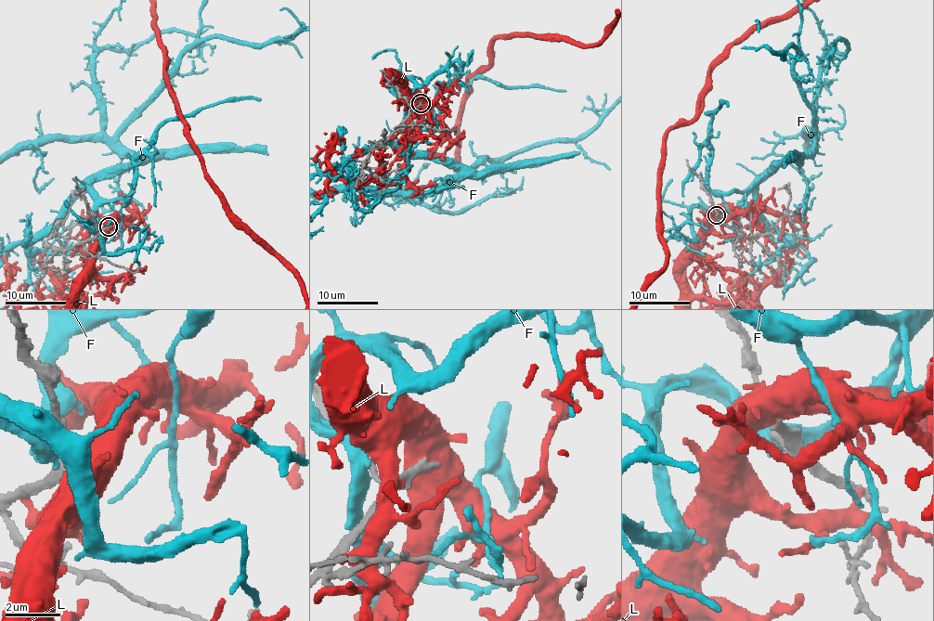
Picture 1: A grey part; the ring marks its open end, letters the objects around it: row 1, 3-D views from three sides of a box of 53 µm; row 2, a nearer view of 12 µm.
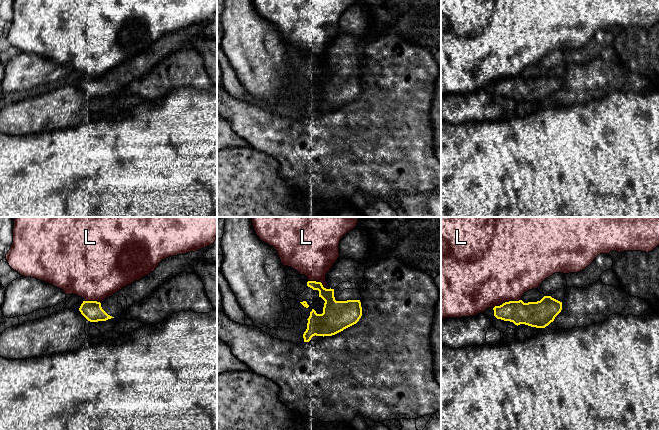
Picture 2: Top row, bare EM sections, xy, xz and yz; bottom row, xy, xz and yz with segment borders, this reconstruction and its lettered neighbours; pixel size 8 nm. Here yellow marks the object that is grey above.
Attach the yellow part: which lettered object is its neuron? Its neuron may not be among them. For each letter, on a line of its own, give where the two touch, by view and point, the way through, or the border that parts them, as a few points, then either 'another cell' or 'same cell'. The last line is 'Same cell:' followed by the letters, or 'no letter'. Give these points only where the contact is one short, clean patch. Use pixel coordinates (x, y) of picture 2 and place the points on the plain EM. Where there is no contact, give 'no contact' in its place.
F: no contact | another cell
L: yz (506, 78) | another cell
Same cell: no letter

